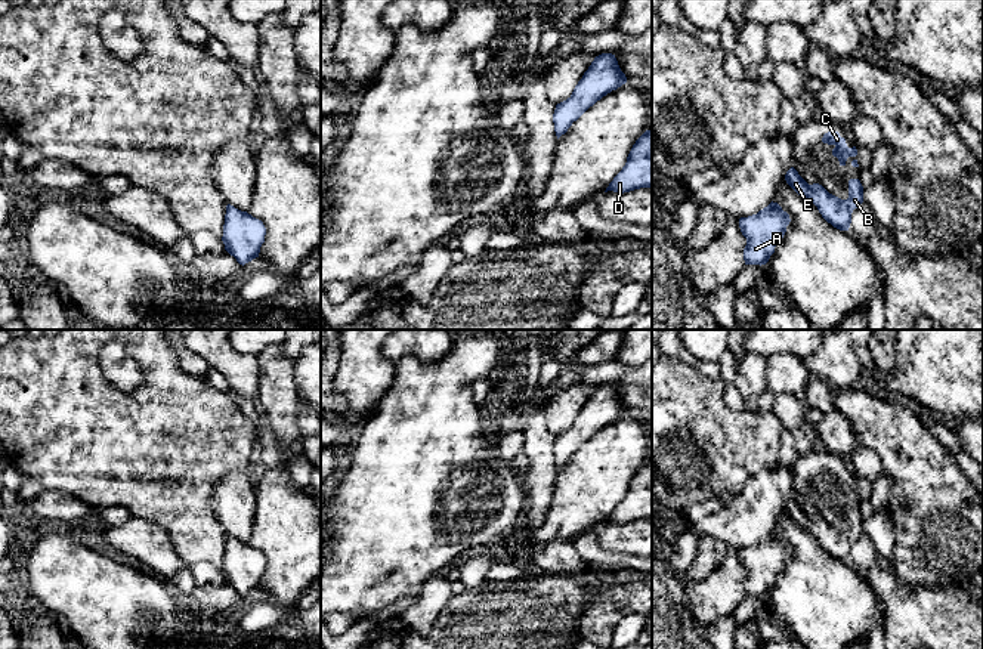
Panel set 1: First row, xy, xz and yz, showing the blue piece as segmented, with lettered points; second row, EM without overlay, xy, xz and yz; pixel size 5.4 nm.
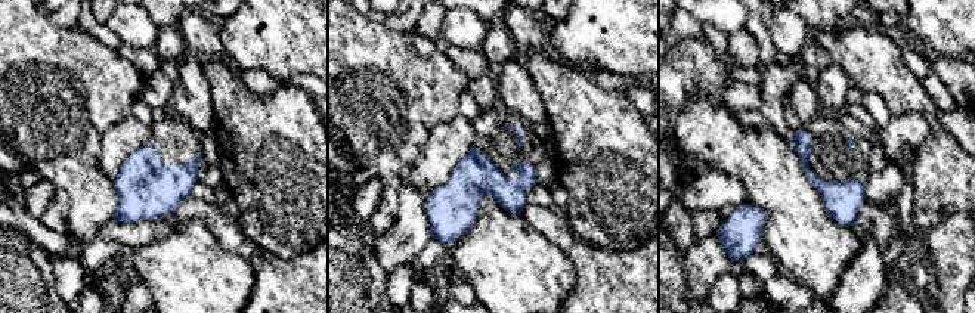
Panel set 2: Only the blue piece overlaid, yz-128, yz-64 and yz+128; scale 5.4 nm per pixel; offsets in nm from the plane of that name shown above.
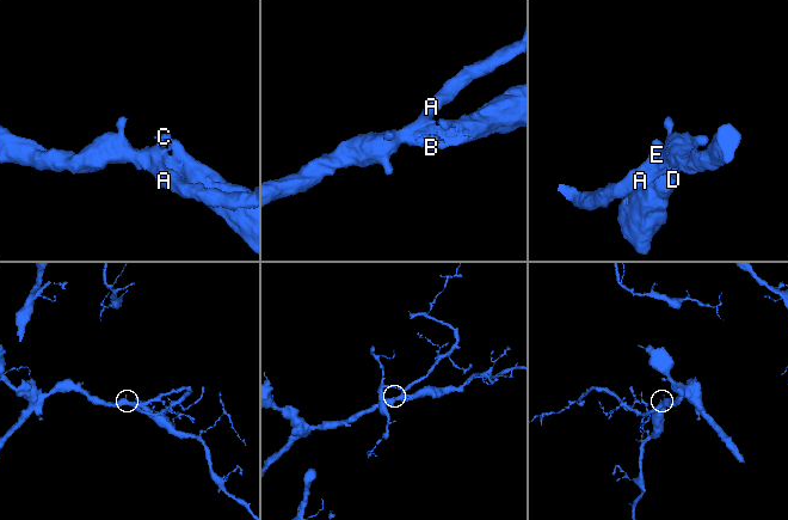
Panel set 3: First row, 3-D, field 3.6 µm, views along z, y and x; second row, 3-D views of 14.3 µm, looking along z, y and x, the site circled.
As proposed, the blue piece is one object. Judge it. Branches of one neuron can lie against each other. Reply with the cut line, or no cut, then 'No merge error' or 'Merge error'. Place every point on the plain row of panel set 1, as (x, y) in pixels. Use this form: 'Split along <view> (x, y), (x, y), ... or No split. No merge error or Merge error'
No split. No merge error

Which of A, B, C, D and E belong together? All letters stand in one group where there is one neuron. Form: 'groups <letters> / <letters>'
groups A B C D E

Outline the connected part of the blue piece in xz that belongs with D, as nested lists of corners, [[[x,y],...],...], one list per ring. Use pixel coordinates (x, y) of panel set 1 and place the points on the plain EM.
[[[646,461],[633,476],[627,494],[605,523],[630,523],[652,519],[652,461]]]

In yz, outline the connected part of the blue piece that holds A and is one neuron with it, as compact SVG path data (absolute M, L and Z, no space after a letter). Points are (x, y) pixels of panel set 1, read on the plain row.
M773 532L757 546L741 548L739 559L746 569L745 596L766 596L782 572L789 553L789 546Z

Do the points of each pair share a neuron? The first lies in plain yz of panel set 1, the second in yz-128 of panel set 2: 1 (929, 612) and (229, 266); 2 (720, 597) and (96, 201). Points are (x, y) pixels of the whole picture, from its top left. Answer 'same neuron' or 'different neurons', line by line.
1: different neurons
2: same neuron

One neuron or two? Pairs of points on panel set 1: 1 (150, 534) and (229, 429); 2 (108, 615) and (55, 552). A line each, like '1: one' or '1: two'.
1: two
2: one

